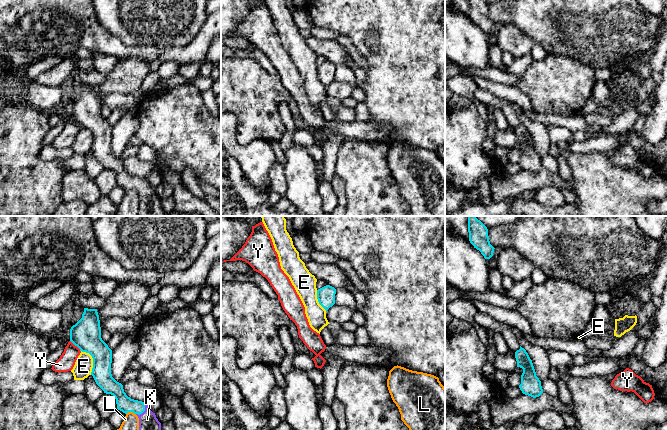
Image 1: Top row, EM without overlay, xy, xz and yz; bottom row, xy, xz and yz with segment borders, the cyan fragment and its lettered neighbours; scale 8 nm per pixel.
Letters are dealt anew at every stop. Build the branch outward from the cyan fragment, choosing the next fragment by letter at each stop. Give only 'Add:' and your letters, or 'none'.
Add: K

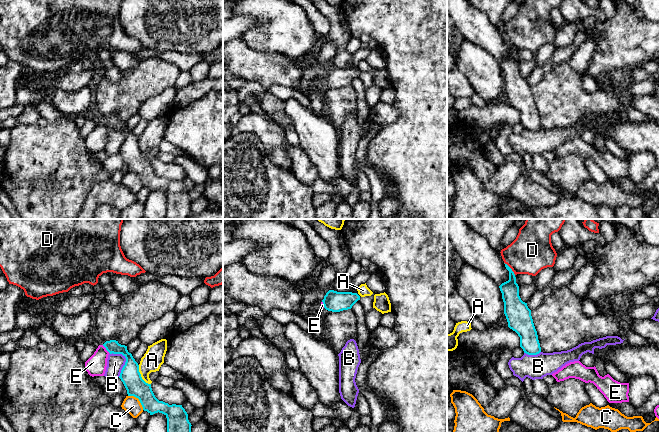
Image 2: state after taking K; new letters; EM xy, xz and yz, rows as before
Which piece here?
Add: none

